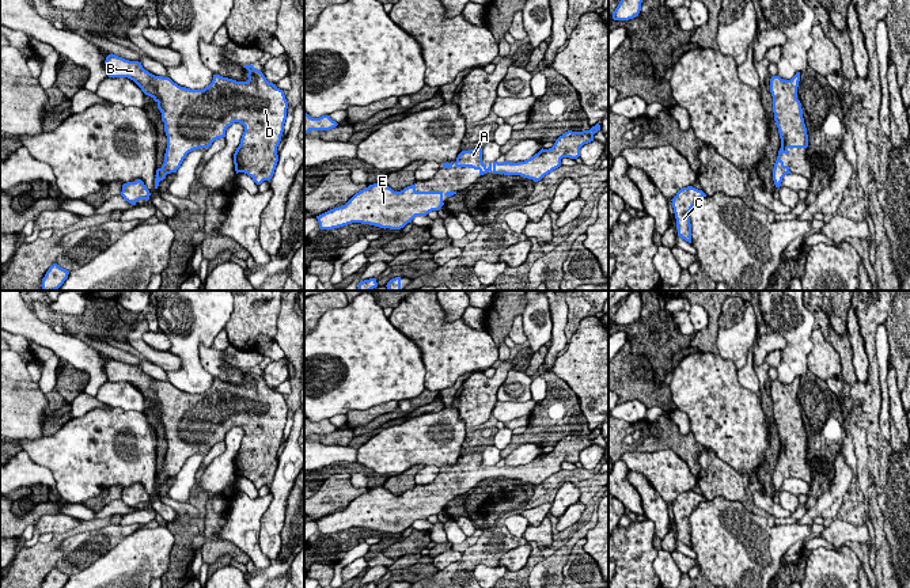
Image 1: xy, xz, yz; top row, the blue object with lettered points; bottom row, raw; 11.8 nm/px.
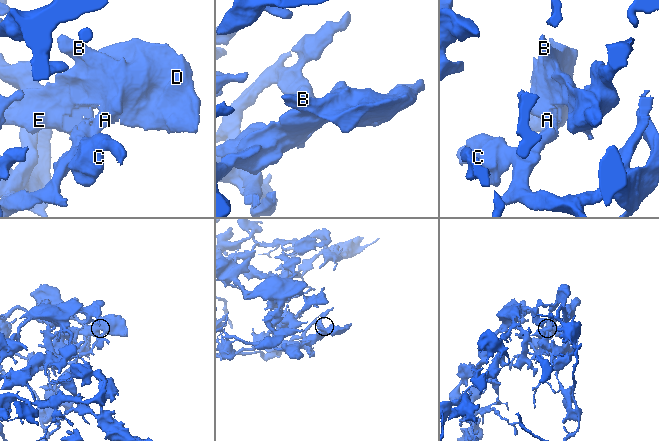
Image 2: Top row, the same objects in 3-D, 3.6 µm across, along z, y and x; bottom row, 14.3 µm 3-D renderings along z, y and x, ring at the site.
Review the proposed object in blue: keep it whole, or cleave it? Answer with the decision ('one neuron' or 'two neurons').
one neuron

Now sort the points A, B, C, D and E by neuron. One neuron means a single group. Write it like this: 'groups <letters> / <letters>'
groups A B C D E

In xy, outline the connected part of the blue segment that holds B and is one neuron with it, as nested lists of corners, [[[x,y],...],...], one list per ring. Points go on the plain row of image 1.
[[[113,357],[106,361],[105,368],[109,382],[133,384],[145,399],[158,407],[158,413],[162,417],[167,452],[164,467],[156,474],[155,493],[167,478],[177,477],[189,456],[209,452],[215,444],[225,441],[227,432],[234,426],[244,430],[240,448],[234,458],[236,478],[247,478],[257,489],[272,483],[278,466],[277,451],[284,436],[288,406],[284,395],[269,387],[263,378],[251,368],[243,369],[249,375],[247,386],[213,379],[212,387],[204,394],[181,391],[170,382],[149,378],[143,372],[141,367],[129,365]]]

